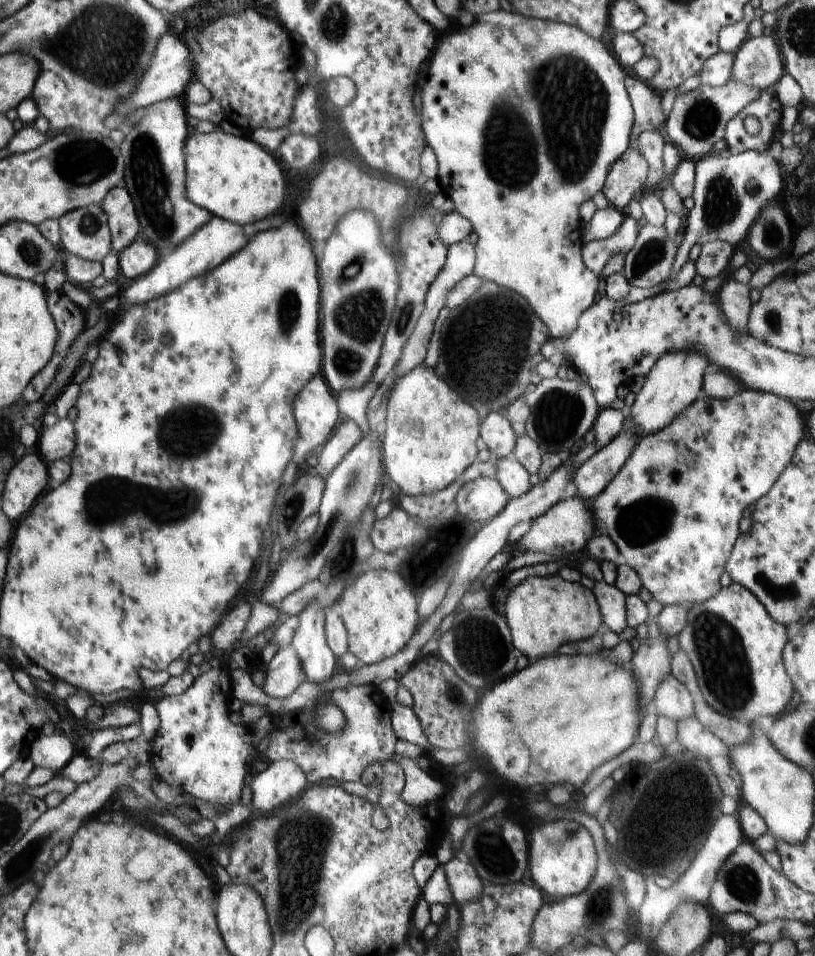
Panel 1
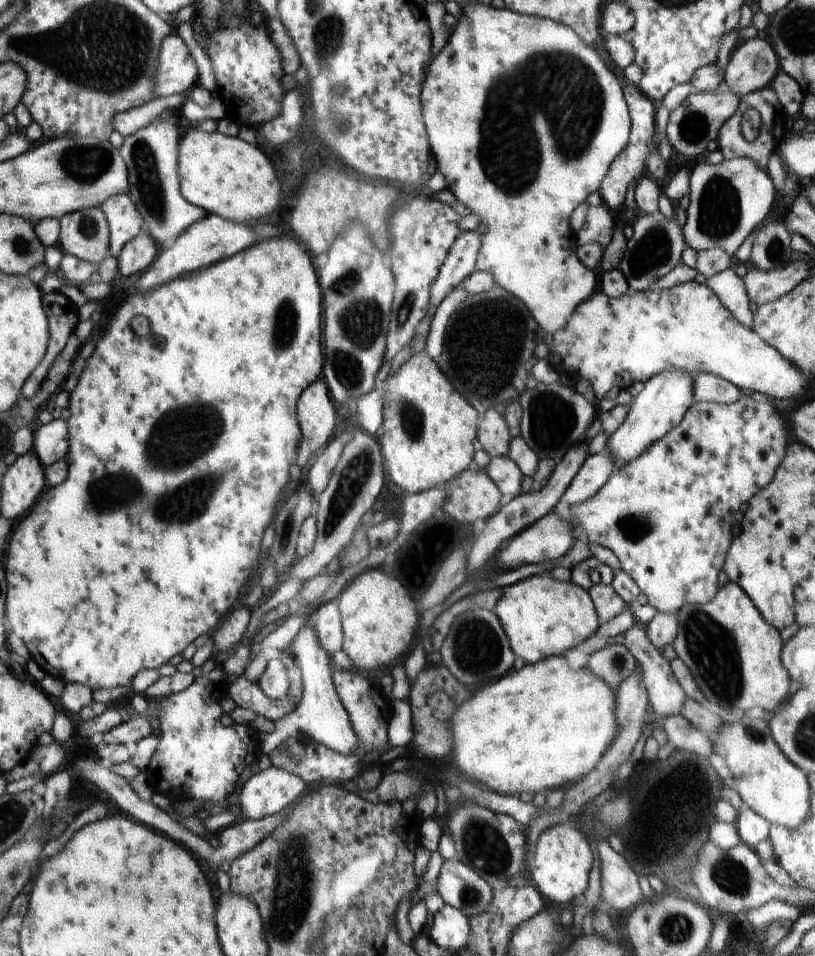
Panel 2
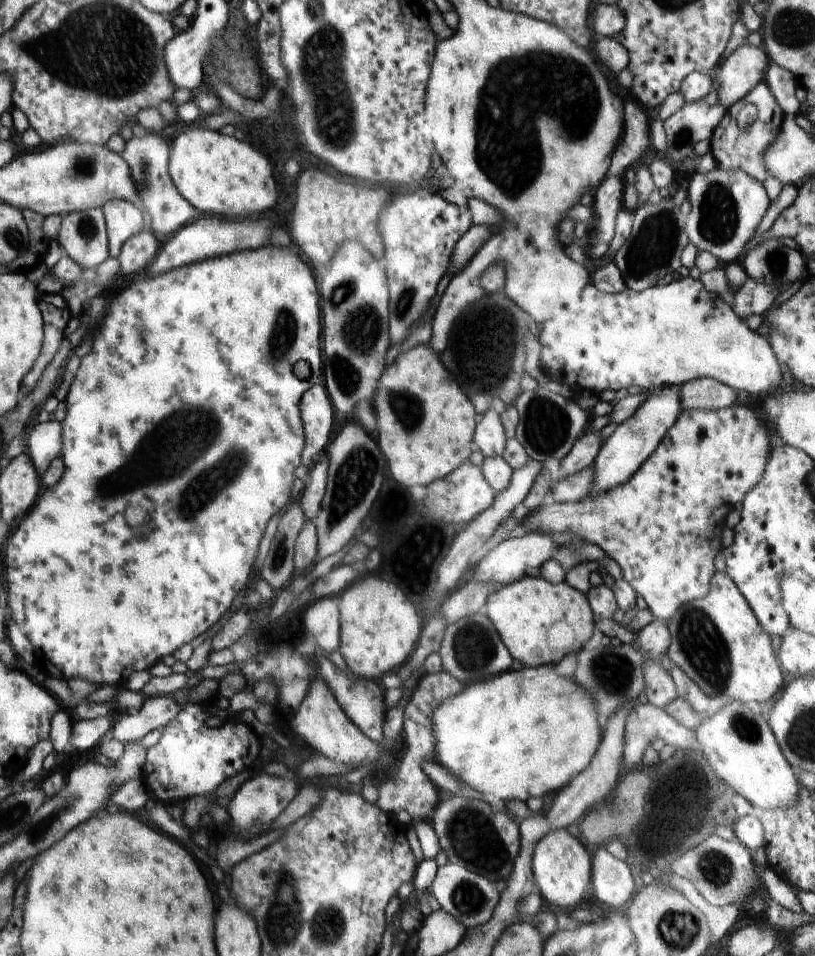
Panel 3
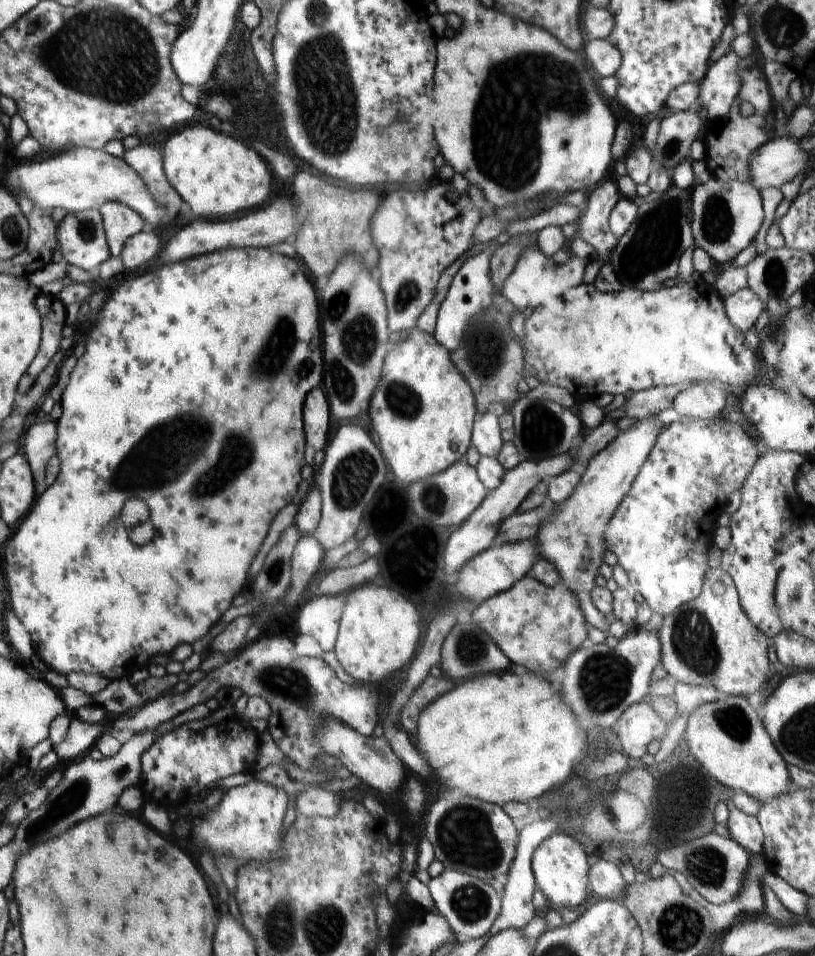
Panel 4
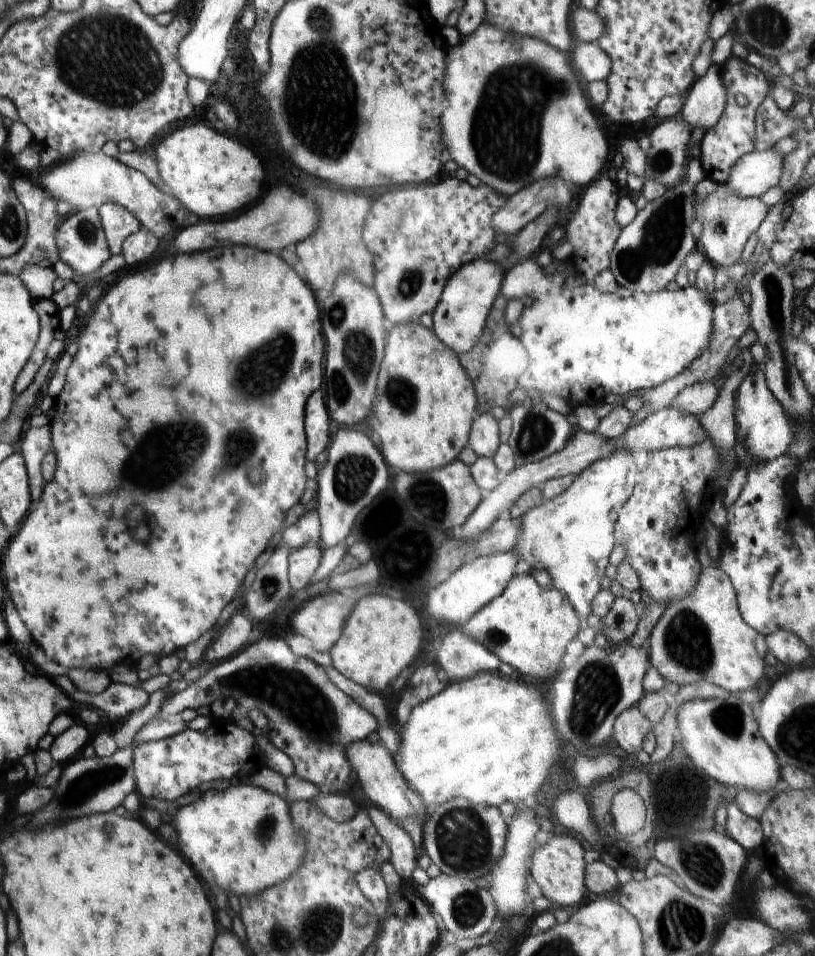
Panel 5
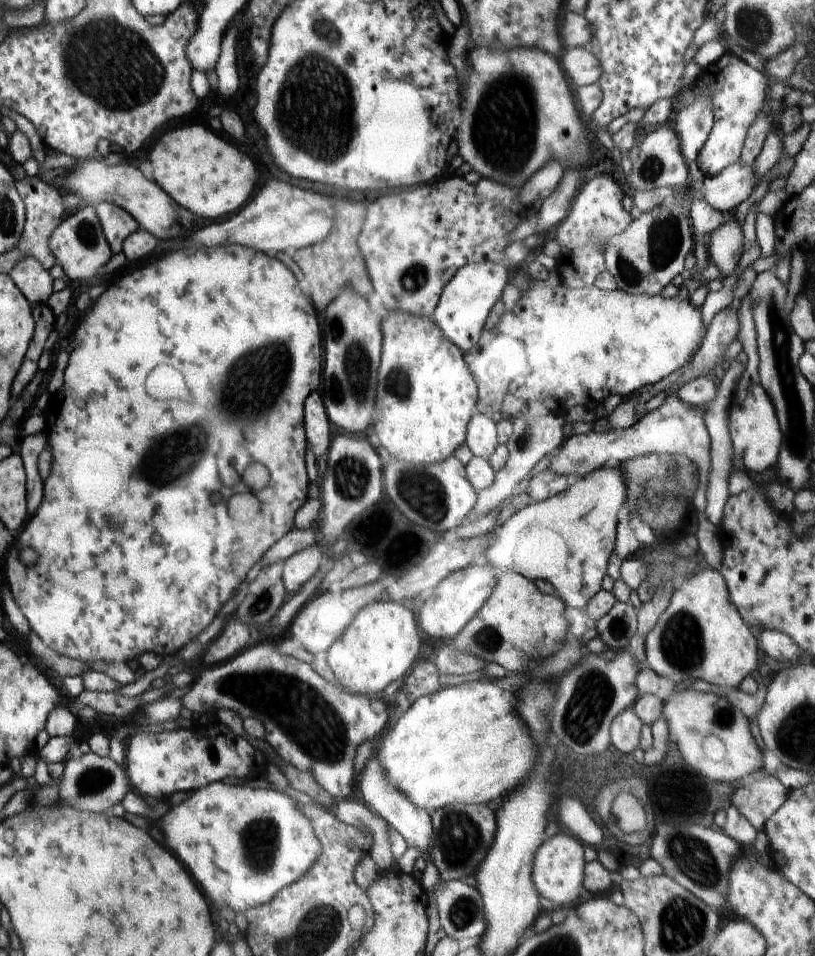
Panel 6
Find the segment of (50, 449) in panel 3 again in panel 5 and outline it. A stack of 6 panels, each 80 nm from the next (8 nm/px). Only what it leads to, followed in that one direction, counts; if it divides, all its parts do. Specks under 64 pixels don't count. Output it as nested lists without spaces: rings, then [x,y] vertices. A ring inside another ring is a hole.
[[[50,424],[40,428],[30,428],[23,437],[21,452],[30,474],[30,494],[34,504],[40,501],[43,494],[45,483],[42,475],[42,462],[50,448],[52,448]]]

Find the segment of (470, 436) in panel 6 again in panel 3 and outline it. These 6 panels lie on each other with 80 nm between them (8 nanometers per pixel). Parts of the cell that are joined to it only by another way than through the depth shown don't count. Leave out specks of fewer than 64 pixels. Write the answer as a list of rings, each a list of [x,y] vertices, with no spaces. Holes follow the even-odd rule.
[[[493,408],[479,417],[473,441],[484,457],[498,457],[503,454],[507,444],[506,434],[500,415]]]

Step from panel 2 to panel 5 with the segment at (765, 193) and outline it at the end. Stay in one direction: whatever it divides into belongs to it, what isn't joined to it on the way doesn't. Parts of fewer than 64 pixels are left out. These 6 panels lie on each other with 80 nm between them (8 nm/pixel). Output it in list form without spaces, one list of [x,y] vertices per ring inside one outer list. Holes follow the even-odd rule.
[[[718,183],[710,196],[702,202],[702,216],[699,217],[702,232],[700,238],[695,237],[695,241],[703,247],[702,251],[711,262],[722,267],[738,266],[750,235],[758,230],[770,210],[760,197],[740,198],[736,192],[730,192],[725,183]]]

